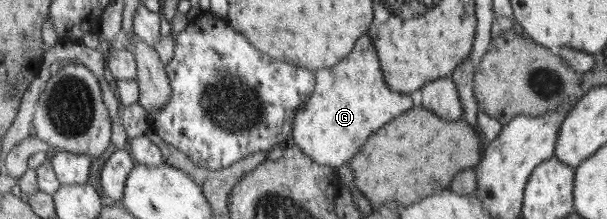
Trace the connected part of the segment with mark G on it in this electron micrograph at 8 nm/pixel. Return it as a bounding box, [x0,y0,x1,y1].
[292,35,413,169]

